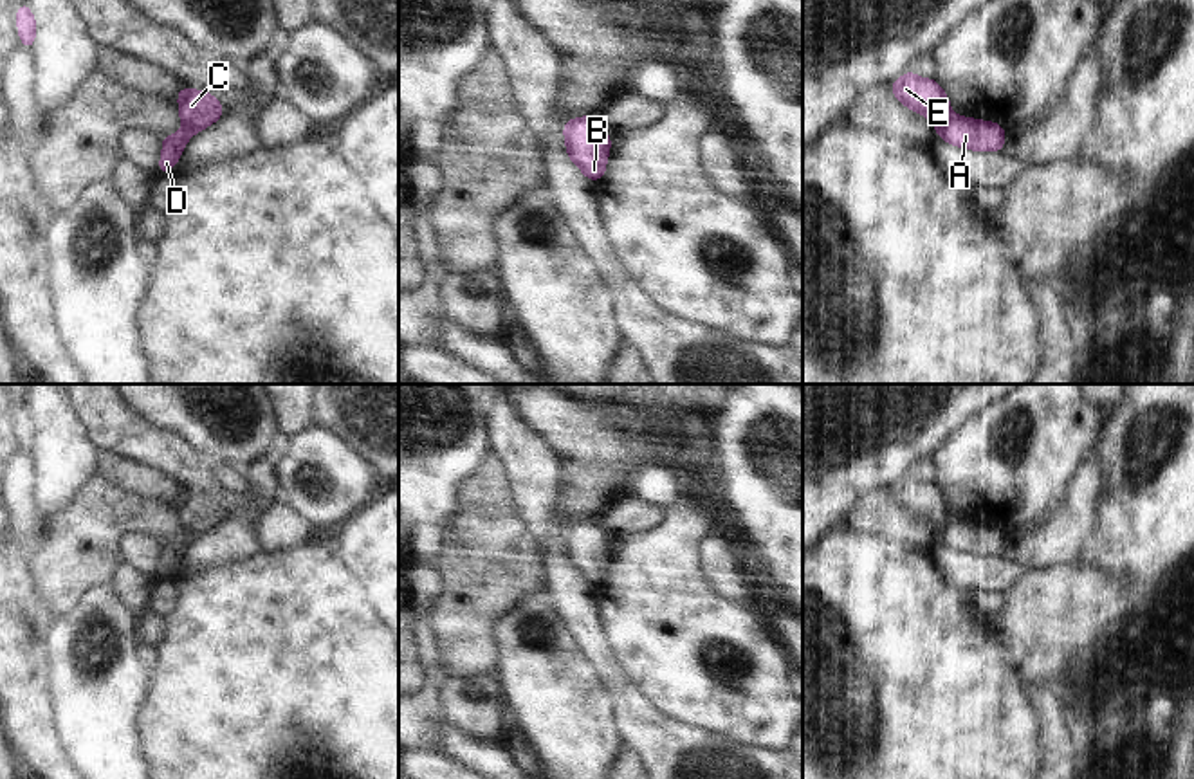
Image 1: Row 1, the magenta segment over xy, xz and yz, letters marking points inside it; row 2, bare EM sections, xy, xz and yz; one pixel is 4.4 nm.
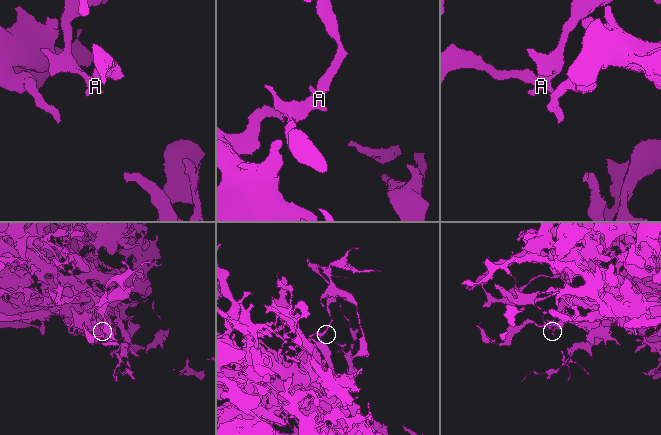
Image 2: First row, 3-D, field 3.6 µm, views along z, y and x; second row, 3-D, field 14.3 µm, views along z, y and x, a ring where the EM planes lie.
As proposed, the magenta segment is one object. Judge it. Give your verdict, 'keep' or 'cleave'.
cleave

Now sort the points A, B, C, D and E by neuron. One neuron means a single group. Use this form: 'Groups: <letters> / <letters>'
Groups: A B D / C E

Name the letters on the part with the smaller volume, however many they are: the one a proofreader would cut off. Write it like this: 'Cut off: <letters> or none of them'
Cut off: C, E

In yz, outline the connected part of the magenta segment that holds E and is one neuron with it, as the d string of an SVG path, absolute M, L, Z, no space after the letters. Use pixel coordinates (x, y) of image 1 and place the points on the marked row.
M905 72L891 83L893 96L909 110L929 117L940 135L951 119L951 101L936 79L923 79Z

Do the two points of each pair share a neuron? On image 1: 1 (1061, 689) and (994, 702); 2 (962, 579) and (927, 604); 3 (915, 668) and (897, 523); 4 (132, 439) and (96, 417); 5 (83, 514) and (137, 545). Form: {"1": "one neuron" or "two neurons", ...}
{"1": "two neurons", "2": "two neurons", "3": "two neurons", "4": "one neuron", "5": "two neurons"}

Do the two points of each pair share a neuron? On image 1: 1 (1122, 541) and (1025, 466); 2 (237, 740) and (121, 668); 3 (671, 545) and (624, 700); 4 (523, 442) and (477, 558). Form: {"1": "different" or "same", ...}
{"1": "different", "2": "different", "3": "different", "4": "different"}

